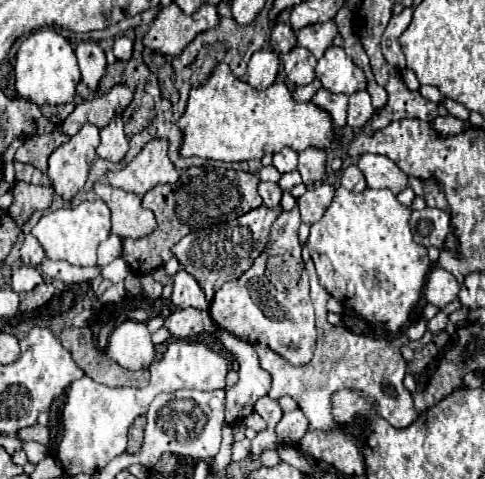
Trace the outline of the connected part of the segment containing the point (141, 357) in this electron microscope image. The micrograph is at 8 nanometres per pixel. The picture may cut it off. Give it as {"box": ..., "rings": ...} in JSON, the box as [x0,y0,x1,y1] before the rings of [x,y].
{"box":[106,320,156,370],"rings":[[[126,320],[112,332],[106,354],[128,370],[140,370],[154,362],[156,352],[146,324]]]}

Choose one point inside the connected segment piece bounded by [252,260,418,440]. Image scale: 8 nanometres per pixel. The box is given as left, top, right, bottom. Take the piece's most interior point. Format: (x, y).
(342, 360)

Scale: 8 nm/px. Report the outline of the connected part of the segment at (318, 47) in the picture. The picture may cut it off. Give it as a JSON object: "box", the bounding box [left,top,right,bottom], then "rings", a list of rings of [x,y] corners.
{"box":[298,20,338,58],"rings":[[[332,20],[324,24],[312,24],[298,32],[298,46],[310,50],[316,58],[322,58],[324,52],[334,44],[336,36],[338,36],[338,28]]]}

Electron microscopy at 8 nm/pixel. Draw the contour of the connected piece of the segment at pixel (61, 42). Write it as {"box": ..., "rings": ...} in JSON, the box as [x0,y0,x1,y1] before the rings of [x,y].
{"box":[14,26,80,106],"rings":[[[44,26],[32,32],[28,38],[24,38],[16,54],[14,72],[16,72],[18,96],[28,98],[38,106],[40,104],[58,106],[70,102],[76,92],[76,84],[80,82],[80,68],[78,68],[74,48],[54,26]]]}

